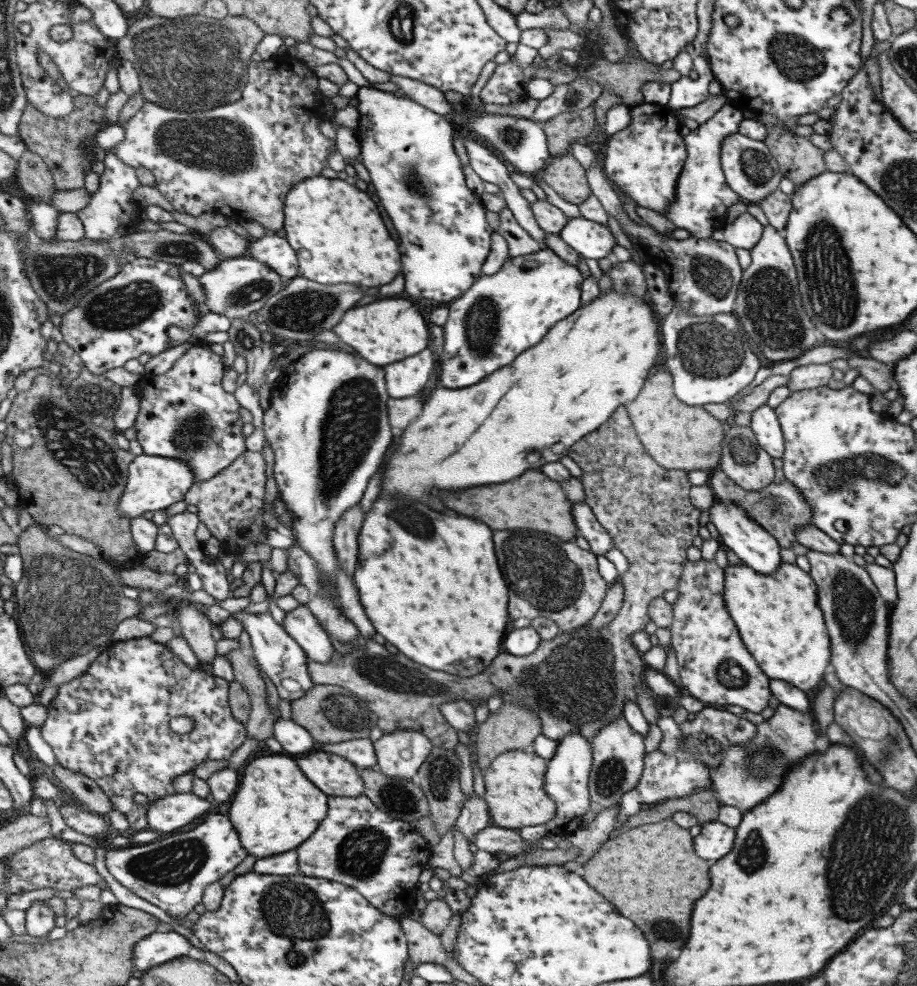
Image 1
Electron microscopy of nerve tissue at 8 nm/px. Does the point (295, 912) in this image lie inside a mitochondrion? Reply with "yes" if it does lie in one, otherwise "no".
yes

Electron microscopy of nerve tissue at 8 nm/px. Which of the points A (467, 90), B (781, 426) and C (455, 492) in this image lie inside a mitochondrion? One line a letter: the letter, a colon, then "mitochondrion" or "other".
A: other
B: other
C: other

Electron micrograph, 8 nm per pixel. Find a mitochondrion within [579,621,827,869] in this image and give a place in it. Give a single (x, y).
(611, 775)

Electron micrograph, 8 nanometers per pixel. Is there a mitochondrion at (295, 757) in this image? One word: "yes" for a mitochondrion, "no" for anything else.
no

